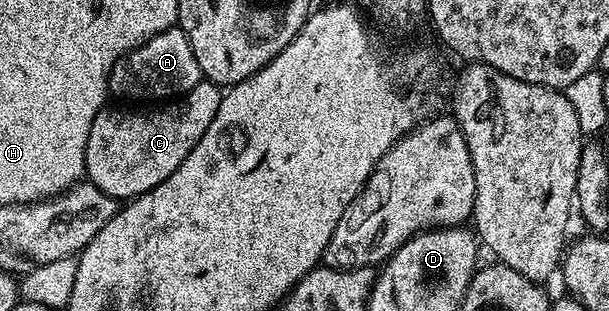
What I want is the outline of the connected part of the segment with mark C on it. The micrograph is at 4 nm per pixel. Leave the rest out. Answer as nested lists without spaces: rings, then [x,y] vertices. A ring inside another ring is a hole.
[[[203,81],[196,85],[184,96],[173,101],[162,101],[157,105],[142,105],[139,111],[133,111],[130,105],[107,105],[100,113],[96,113],[96,121],[92,121],[92,129],[88,133],[86,146],[86,174],[85,178],[94,183],[104,193],[108,193],[116,200],[129,201],[137,199],[139,195],[148,193],[160,181],[164,181],[196,149],[200,137],[212,125],[212,117],[216,117],[216,109],[220,109],[224,91],[217,83]]]

